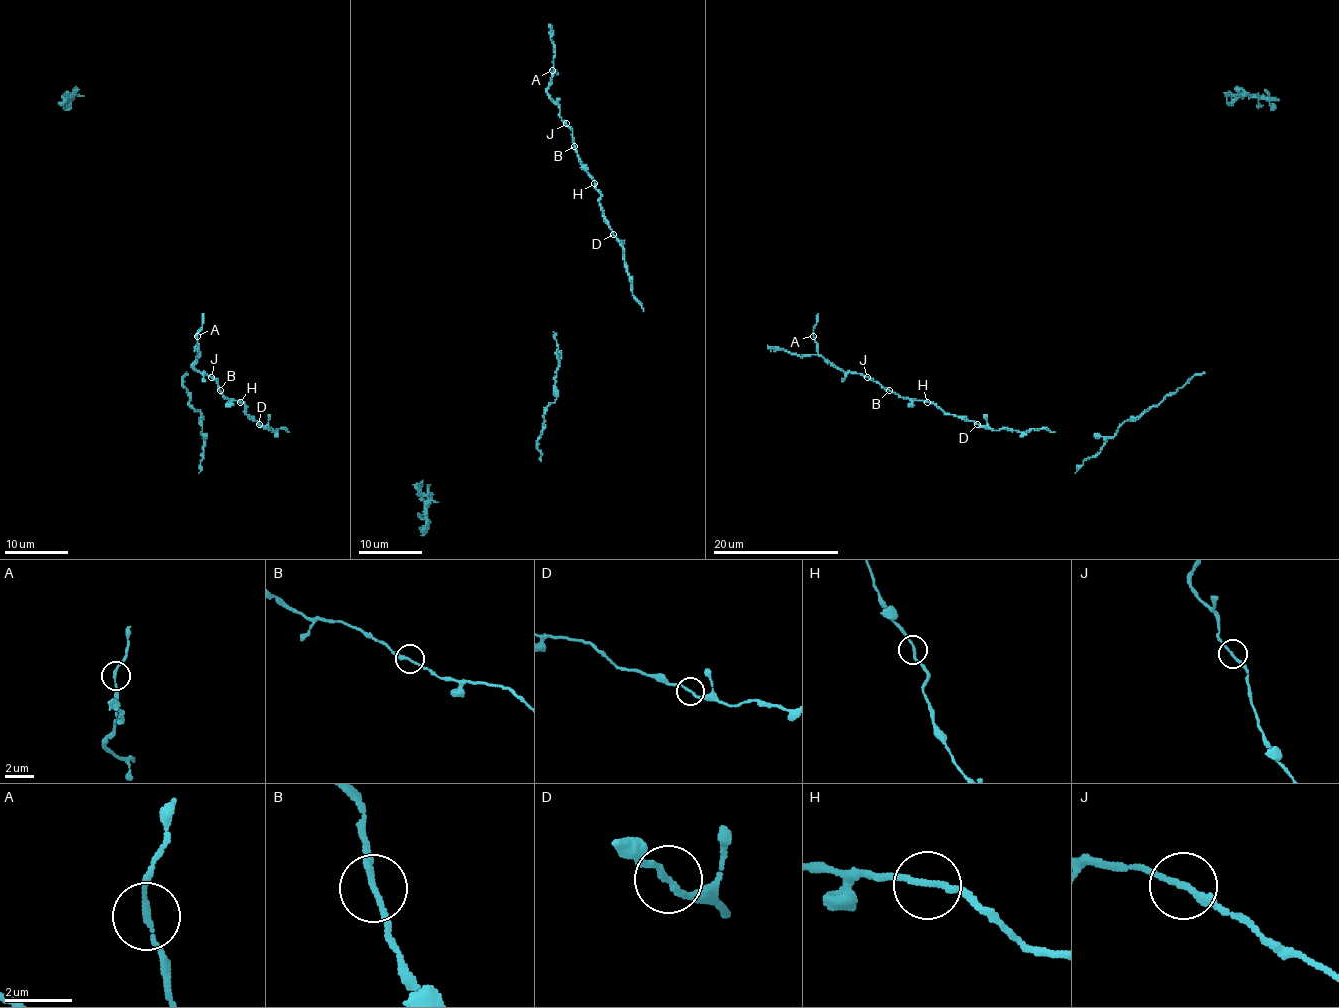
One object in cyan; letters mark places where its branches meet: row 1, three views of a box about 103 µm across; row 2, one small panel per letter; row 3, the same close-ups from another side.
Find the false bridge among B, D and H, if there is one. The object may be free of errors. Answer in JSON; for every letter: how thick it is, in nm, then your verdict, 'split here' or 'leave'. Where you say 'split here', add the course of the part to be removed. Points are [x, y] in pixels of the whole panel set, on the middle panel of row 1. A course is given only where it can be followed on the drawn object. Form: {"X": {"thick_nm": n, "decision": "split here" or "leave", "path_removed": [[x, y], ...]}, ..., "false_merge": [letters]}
{"B": {"thick_nm": 180, "decision": "split here", "path_removed": [[574, 145], [572, 130], [561, 119], [560, 108], [547, 92], [555, 54], [550, 24]]}, "D": {"thick_nm": 160, "decision": "leave"}, "H": {"thick_nm": 170, "decision": "leave"}, "false_merge": ["B"]}

